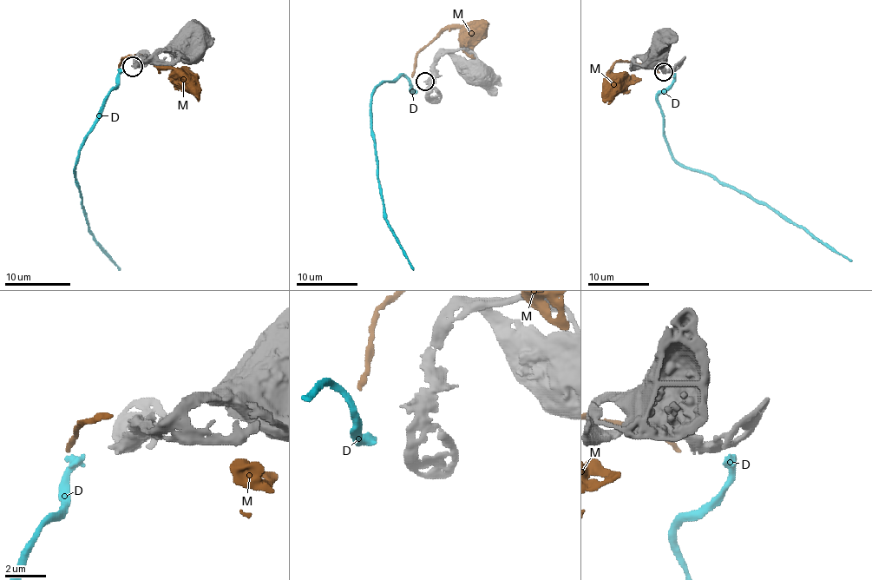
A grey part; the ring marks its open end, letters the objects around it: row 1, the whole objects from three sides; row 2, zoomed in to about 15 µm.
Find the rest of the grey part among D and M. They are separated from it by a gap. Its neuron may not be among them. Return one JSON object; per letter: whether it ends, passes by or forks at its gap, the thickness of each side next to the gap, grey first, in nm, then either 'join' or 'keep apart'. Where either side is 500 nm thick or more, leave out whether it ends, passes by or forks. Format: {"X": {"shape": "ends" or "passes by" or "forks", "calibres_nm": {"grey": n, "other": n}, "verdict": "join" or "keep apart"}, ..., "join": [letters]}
{"D": {"shape": "ends", "calibres_nm": {"grey": 360, "other": 400}, "verdict": "keep apart"}, "M": {"shape": "ends", "calibres_nm": {"grey": 360, "other": 280}, "verdict": "keep apart"}, "join": []}

